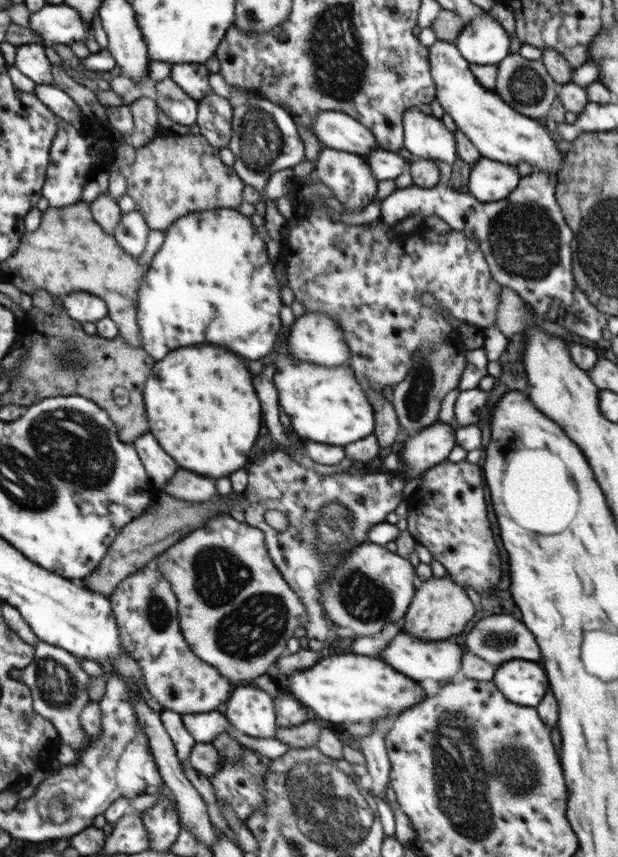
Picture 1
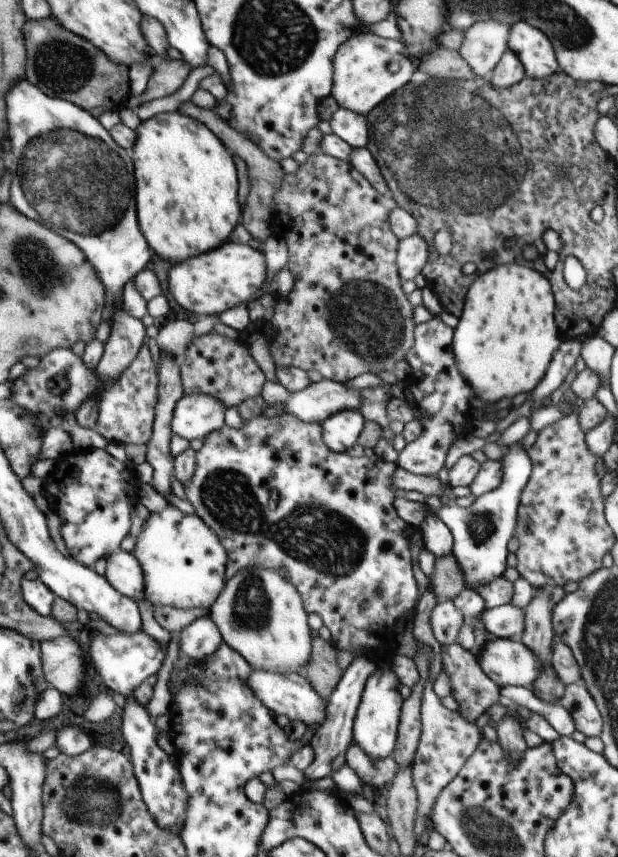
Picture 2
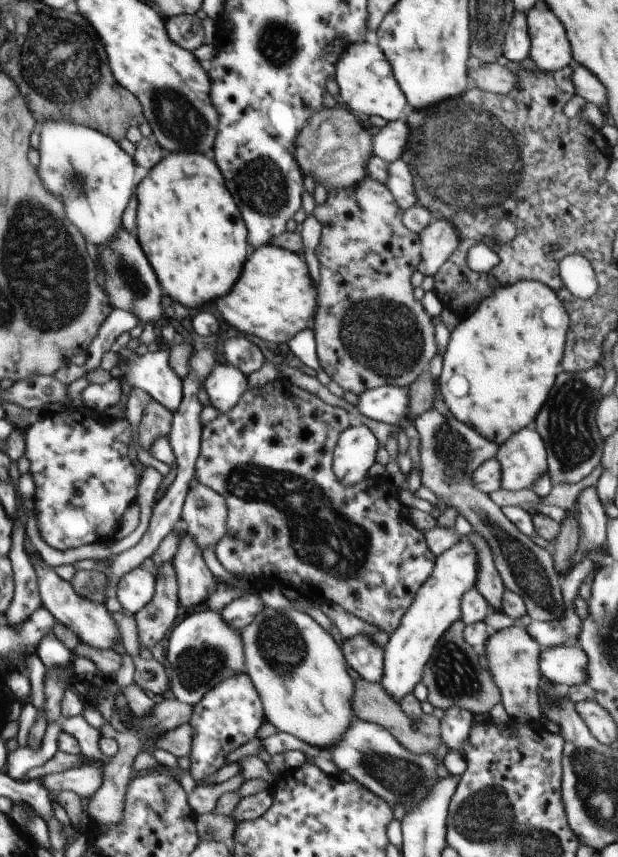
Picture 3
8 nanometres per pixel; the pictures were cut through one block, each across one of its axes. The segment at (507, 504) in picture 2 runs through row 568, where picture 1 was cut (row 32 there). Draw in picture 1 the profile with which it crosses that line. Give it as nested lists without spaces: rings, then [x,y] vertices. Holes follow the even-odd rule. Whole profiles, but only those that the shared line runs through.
[[[488,11],[466,23],[455,43],[460,55],[476,65],[499,65],[511,54],[508,33]]]

